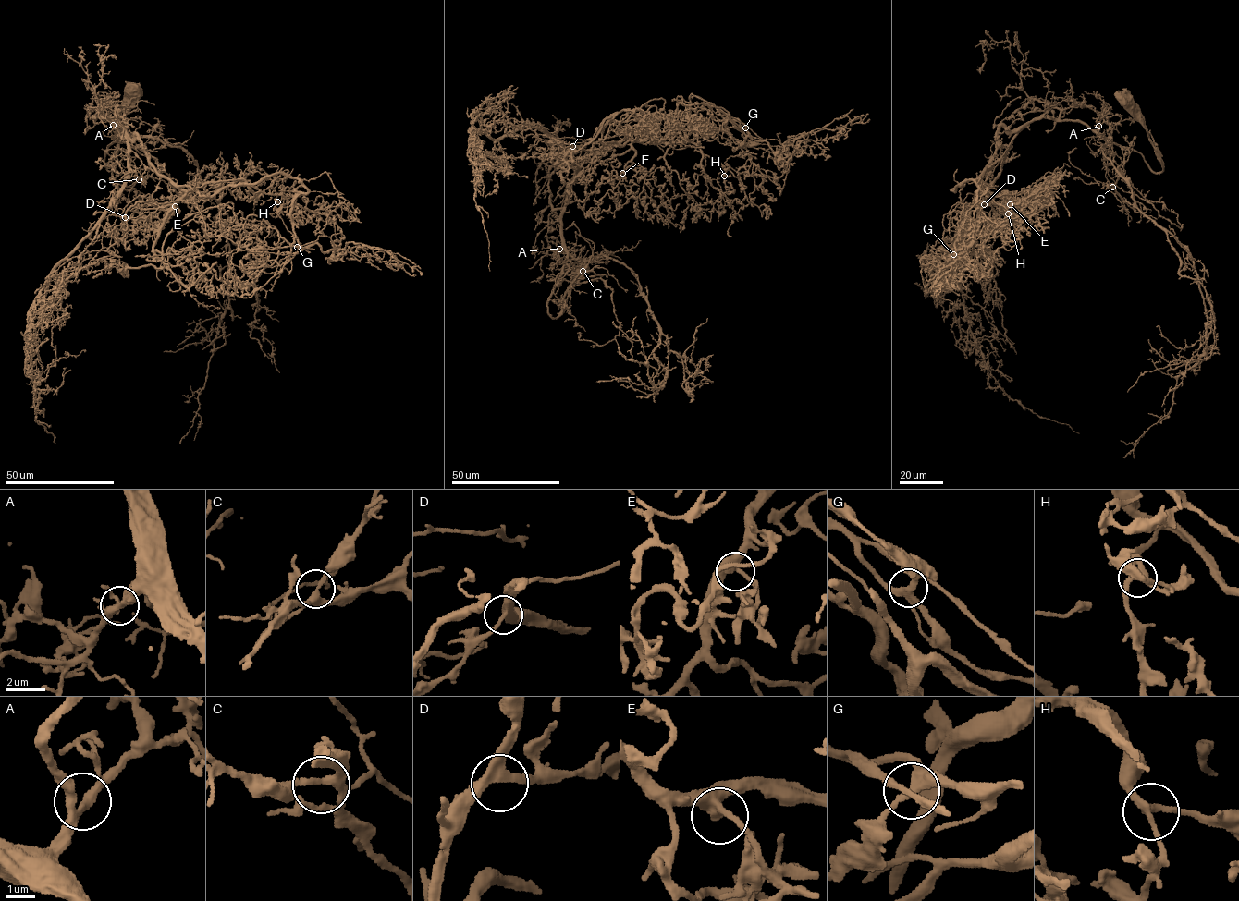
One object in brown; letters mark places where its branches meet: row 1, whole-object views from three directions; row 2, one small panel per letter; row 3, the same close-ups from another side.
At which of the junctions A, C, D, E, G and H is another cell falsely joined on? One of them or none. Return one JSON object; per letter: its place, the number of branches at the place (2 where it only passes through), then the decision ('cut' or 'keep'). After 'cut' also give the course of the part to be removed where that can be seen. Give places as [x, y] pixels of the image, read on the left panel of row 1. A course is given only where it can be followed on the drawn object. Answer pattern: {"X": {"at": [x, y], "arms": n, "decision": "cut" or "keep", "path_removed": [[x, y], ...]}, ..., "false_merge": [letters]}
{"A": {"at": [113, 125], "arms": 3, "decision": "keep"}, "C": {"at": [139, 179], "arms": 3, "decision": "keep"}, "D": {"at": [125, 217], "arms": 3, "decision": "keep"}, "E": {"at": [175, 206], "arms": 3, "decision": "keep"}, "G": {"at": [297, 247], "arms": 3, "decision": "keep"}, "H": {"at": [277, 201], "arms": 3, "decision": "keep"}, "false_merge": []}

